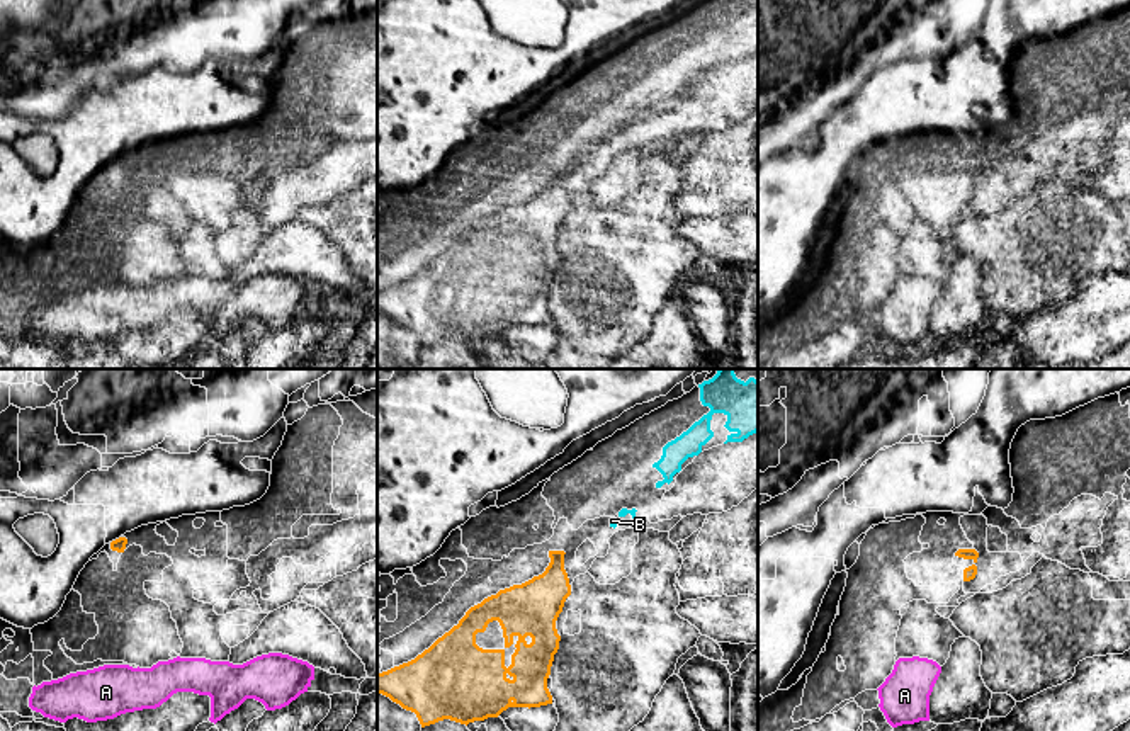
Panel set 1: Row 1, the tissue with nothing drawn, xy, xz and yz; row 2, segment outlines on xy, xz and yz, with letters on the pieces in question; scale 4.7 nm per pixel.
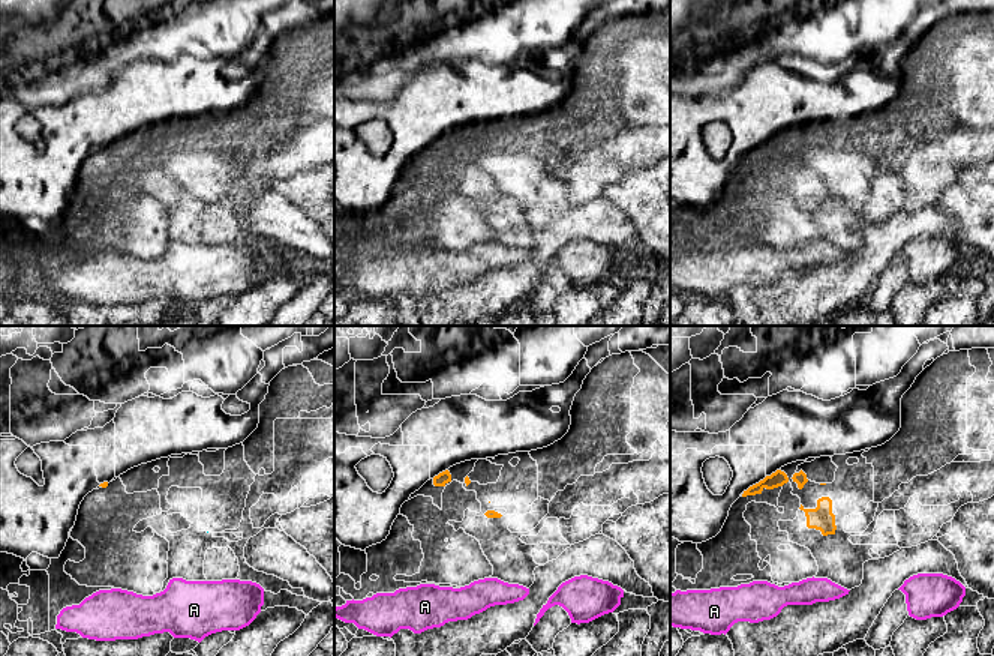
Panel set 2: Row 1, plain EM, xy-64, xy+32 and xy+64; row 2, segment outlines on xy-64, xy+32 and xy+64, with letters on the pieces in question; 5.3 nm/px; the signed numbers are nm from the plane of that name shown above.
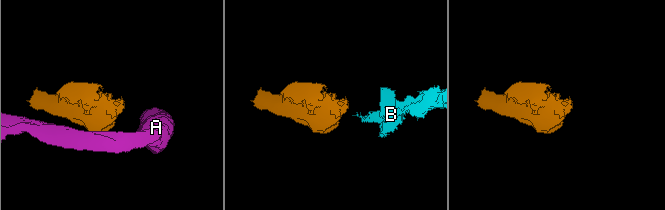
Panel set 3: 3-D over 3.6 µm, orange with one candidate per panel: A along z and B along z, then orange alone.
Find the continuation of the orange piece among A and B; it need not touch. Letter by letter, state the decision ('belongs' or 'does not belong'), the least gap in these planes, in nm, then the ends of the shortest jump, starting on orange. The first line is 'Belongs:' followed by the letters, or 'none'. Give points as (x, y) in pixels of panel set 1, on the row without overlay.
Belongs: B
A: does not belong | 400 nm | yz (964, 199), (932, 279)
B: belongs | 260 nm | xz (564, 172), (610, 145)

